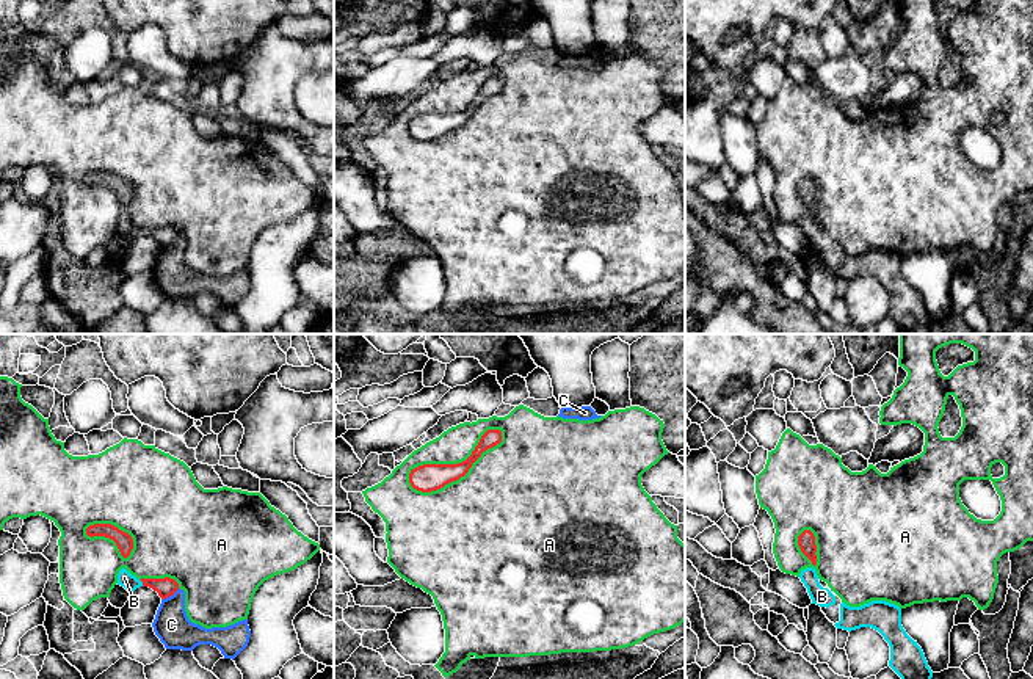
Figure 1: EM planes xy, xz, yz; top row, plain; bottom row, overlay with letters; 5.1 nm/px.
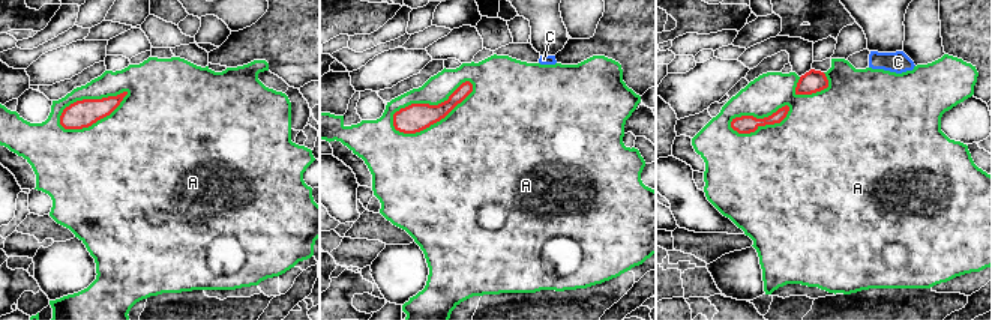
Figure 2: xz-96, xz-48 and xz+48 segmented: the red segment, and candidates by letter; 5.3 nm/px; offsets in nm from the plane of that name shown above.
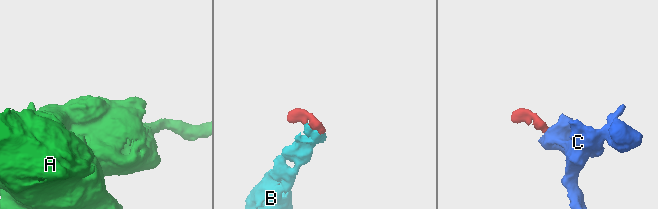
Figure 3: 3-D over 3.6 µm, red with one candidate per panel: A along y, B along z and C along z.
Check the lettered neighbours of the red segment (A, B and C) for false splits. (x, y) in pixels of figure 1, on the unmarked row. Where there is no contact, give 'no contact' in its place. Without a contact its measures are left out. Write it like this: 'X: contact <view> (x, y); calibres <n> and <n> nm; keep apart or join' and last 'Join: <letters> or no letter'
A: contact xz (461, 124); calibres 140 and 480 nm; keep apart
B: contact xy (141, 229); calibres 100 and 80 nm; join
C: contact xy (170, 243); calibres 100 and 190 nm; keep apart
Join: B

